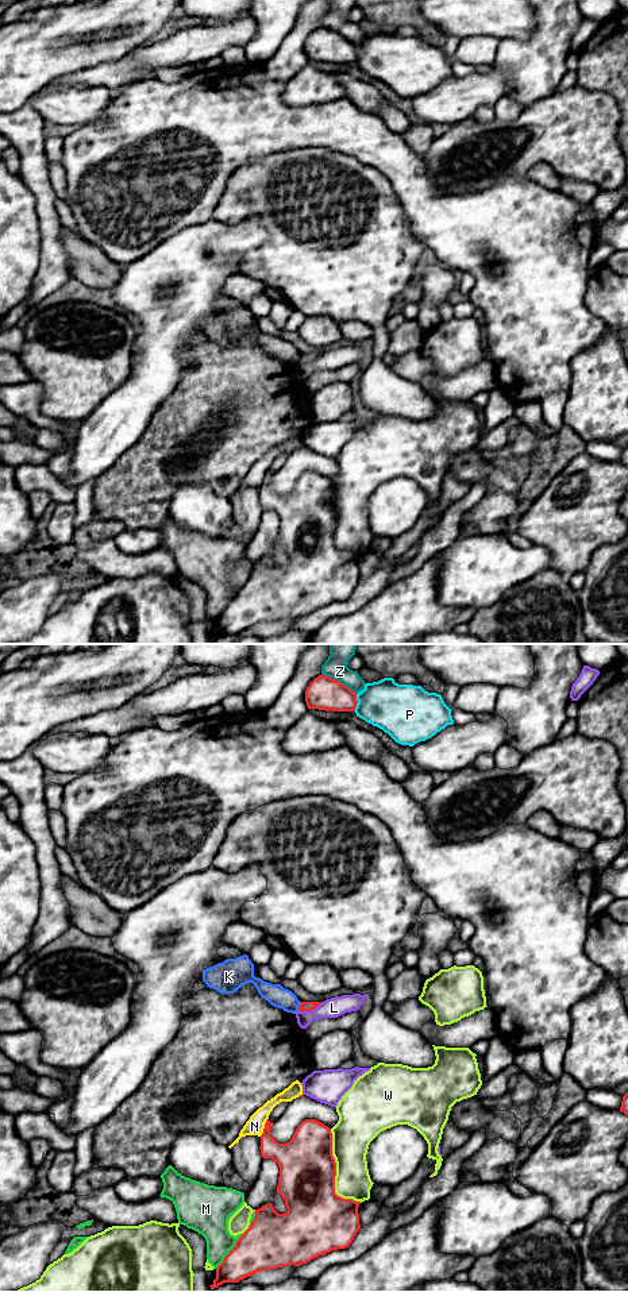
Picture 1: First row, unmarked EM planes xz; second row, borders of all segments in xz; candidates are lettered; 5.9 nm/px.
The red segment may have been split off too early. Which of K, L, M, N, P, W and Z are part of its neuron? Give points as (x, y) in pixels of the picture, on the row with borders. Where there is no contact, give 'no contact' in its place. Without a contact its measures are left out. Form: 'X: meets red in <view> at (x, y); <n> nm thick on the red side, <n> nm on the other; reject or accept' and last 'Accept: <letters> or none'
K: meets red in xz at (299, 1006); 60 nm thick on the red side, 130 nm on the other; reject
L: meets red in xz at (309, 1010); 60 nm thick on the red side, 120 nm on the other; reject
M: meets red in xz at (230, 1252); 320 nm thick on the red side, 240 nm on the other; reject
N: meets red in xz at (265, 1127); 200 nm thick on the red side, 110 nm on the other; reject
P: meets red in xz at (357, 702); 200 nm thick on the red side, 300 nm on the other; reject
W: meets red in xz at (335, 1173); 340 nm thick on the red side, 240 nm on the other; reject
Z: meets red in xz at (339, 682); 200 nm thick on the red side, 160 nm on the other; reject
Accept: none

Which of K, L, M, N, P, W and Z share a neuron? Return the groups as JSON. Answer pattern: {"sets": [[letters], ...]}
{"sets": [["K"], ["L"], ["M"], ["N"], ["P"], ["W"], ["Z"]]}

